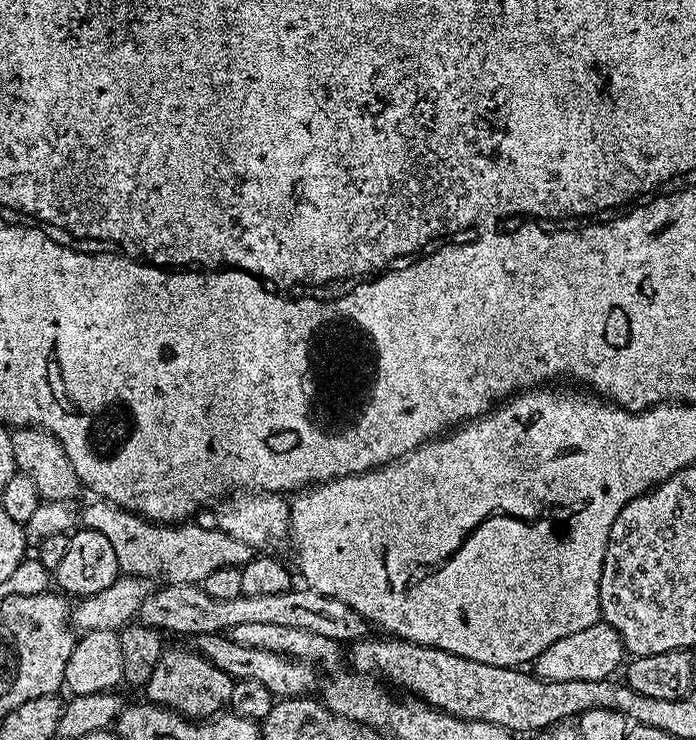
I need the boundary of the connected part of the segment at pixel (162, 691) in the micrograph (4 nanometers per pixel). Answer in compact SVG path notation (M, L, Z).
M169 647L164 651L146 685L147 699L161 708L168 708L171 712L197 722L223 713L230 702L233 680L222 674L222 670L206 662L206 658L202 658L197 652L184 648Z

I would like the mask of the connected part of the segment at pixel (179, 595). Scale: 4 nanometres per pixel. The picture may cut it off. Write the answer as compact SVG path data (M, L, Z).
M165 583L157 594L149 594L138 613L139 623L157 628L162 634L177 632L191 638L198 634L227 633L238 626L259 622L261 626L286 626L290 630L306 630L322 638L337 642L359 642L369 635L370 625L353 608L336 598L323 596L307 586L297 587L286 594L266 594L263 598L239 596L229 600L215 600L200 584Z

